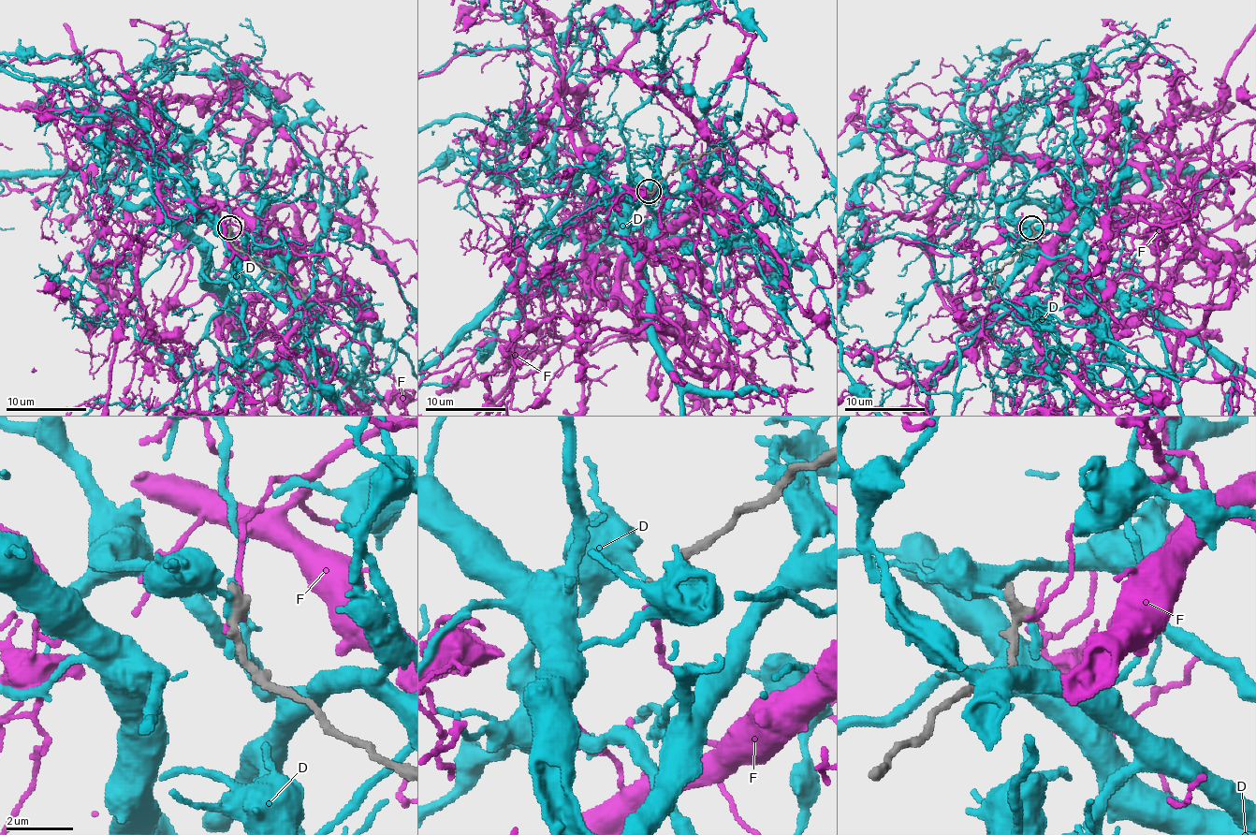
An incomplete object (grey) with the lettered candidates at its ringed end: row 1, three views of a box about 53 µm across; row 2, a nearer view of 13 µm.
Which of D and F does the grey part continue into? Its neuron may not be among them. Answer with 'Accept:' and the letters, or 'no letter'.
Accept: no letter

